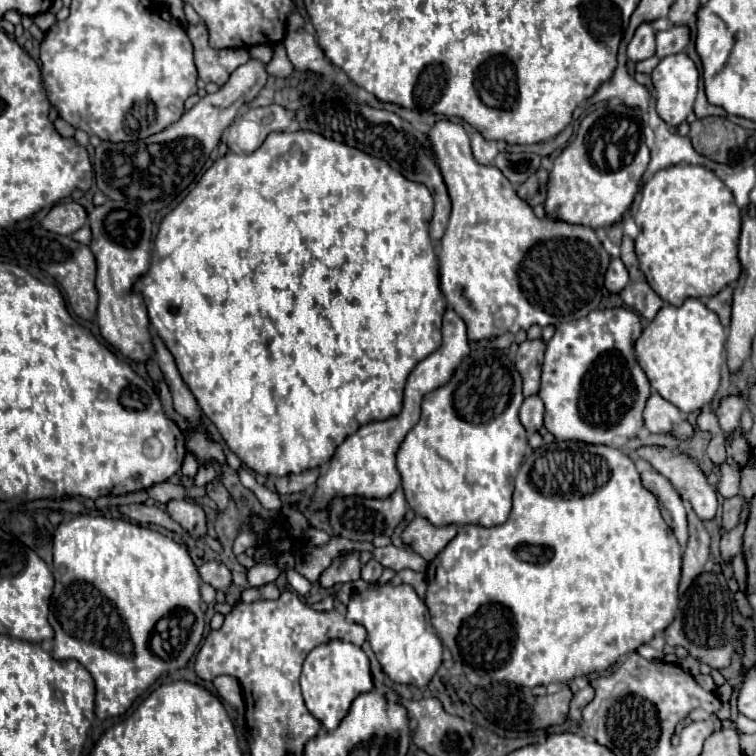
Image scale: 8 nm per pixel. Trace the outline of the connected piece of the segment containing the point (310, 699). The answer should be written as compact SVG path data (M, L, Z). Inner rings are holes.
M330 641L326 645L320 645L312 649L304 661L300 685L302 685L302 697L304 697L306 709L328 731L332 731L344 719L346 711L350 709L350 703L358 695L370 693L374 689L368 655L360 647L346 641Z

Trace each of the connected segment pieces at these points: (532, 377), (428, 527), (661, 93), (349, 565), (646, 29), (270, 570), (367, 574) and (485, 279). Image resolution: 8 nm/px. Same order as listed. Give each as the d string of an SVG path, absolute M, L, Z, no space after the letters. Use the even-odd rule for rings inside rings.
M534 339L534 341L524 341L518 345L516 351L516 369L524 381L524 397L530 397L538 393L540 385L540 369L544 361L544 341Z
M416 517L402 531L402 543L408 545L422 559L432 561L458 533L456 525L434 527L424 517Z
M686 53L664 57L652 71L656 109L668 125L680 125L692 113L698 93L698 69Z
M350 553L346 557L334 559L332 565L320 575L318 583L324 589L332 589L338 583L348 583L348 581L358 581L360 579L360 561L358 553Z
M644 23L642 27L638 27L636 35L632 37L632 41L628 45L628 59L632 63L640 63L640 61L652 57L654 55L654 49L656 49L656 45L654 45L652 25Z
M256 563L250 571L248 571L248 585L250 587L262 587L268 583L274 583L280 577L280 569L276 565L268 565L268 563Z
M370 559L370 561L362 567L362 579L364 579L366 583L378 583L380 575L382 575L382 565L380 565L376 559Z
M438 121L428 133L428 139L434 143L438 167L452 199L452 215L440 241L442 251L438 255L440 279L444 279L440 283L444 283L442 293L446 295L448 305L454 307L466 321L468 339L480 341L506 331L518 333L520 329L530 329L532 325L560 325L564 321L586 317L590 311L594 311L602 301L604 275L610 265L610 255L604 251L594 229L538 219L532 207L516 195L512 183L496 167L482 167L474 161L470 139L462 125Z

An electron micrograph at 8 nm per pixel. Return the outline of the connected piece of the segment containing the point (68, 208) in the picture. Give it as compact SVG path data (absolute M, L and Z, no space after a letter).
M58 203L50 209L50 213L44 217L42 227L48 231L54 231L58 235L72 235L86 223L86 211L78 203Z

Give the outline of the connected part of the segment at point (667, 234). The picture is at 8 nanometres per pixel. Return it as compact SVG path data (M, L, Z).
M672 165L658 171L642 189L640 207L634 221L640 229L634 241L640 271L646 275L648 285L670 305L680 307L688 297L714 297L726 285L738 279L738 237L742 215L738 205L734 203L732 191L720 177L716 177L714 171L702 165Z

